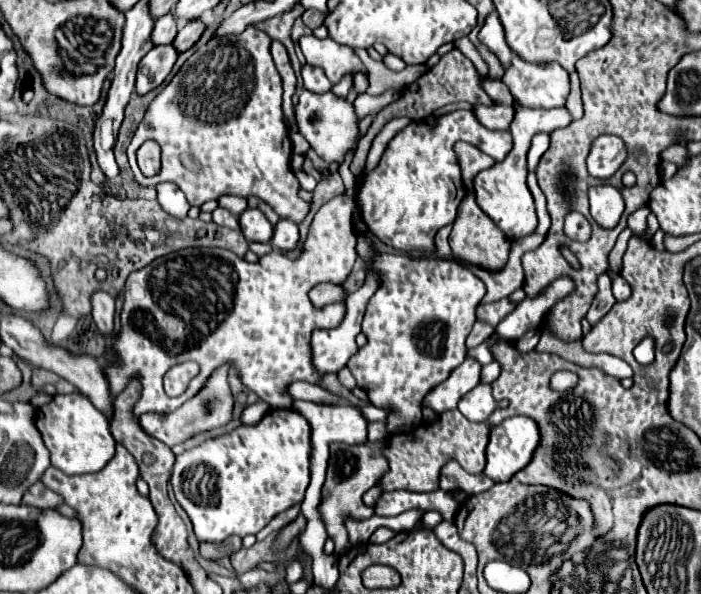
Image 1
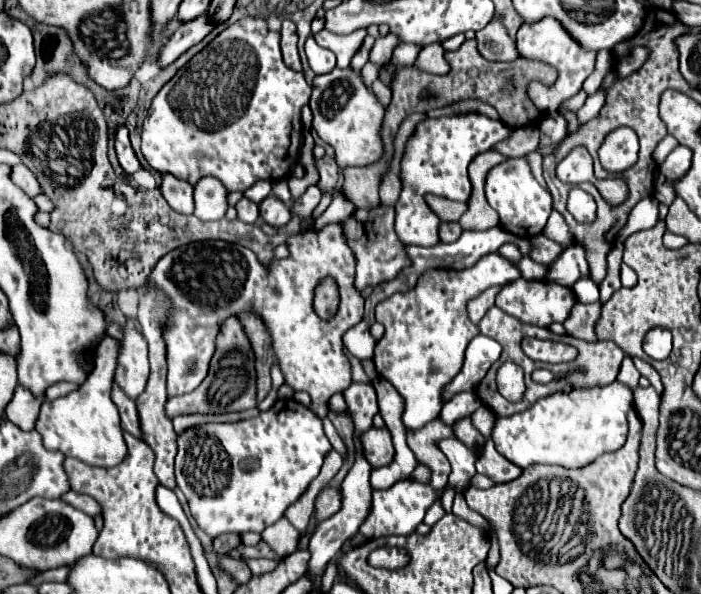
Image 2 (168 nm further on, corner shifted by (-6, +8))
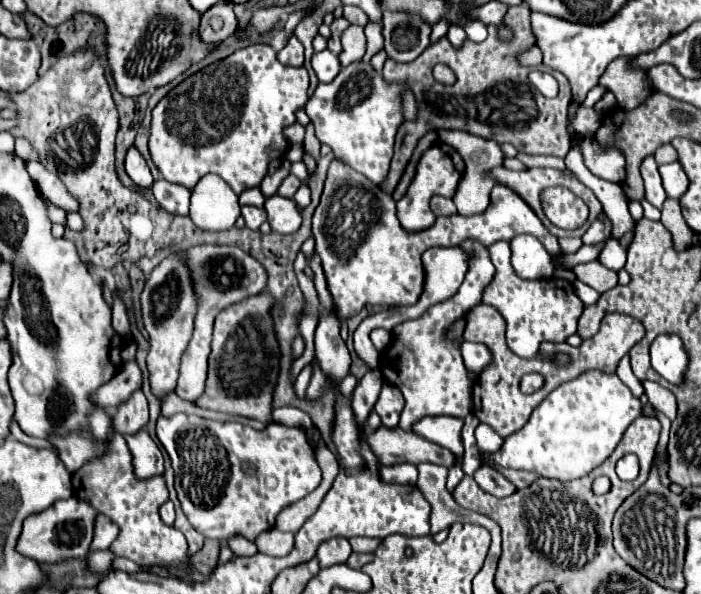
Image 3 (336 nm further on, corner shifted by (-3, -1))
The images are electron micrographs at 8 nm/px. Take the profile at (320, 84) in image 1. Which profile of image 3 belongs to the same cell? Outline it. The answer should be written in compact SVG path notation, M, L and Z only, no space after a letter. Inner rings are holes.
M322 50L322 52L314 54L312 68L314 68L320 82L332 82L338 76L342 66L340 66L340 60L338 60L336 54L332 54L328 50Z

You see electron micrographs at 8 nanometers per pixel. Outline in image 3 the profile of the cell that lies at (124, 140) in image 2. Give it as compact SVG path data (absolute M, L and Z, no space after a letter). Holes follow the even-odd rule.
M130 148L128 154L126 154L126 172L128 172L128 176L130 176L138 186L150 188L152 182L154 182L146 160L142 158L142 154L140 154L136 148Z

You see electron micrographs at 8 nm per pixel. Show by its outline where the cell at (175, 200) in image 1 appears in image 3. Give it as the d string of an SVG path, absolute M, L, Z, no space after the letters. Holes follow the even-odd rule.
M164 178L156 180L152 186L154 198L156 202L172 214L180 214L180 216L188 216L188 204L190 204L190 190L180 186L180 184L172 184L166 182Z

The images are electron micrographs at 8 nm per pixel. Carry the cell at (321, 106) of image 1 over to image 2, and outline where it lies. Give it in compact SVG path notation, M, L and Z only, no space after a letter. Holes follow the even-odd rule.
M335 69L333 73L317 75L313 79L313 93L309 107L313 111L313 129L317 135L333 147L337 165L369 165L379 159L379 121L383 119L383 107L375 95L363 85L361 75L351 69Z

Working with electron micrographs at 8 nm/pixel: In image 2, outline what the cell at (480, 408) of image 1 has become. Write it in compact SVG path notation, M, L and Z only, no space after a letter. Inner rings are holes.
M619 381L607 387L573 389L555 393L537 401L523 413L511 417L495 415L493 443L495 449L513 465L525 469L533 463L561 465L567 469L583 467L607 451L619 449L627 439L627 411L633 409L631 391Z

